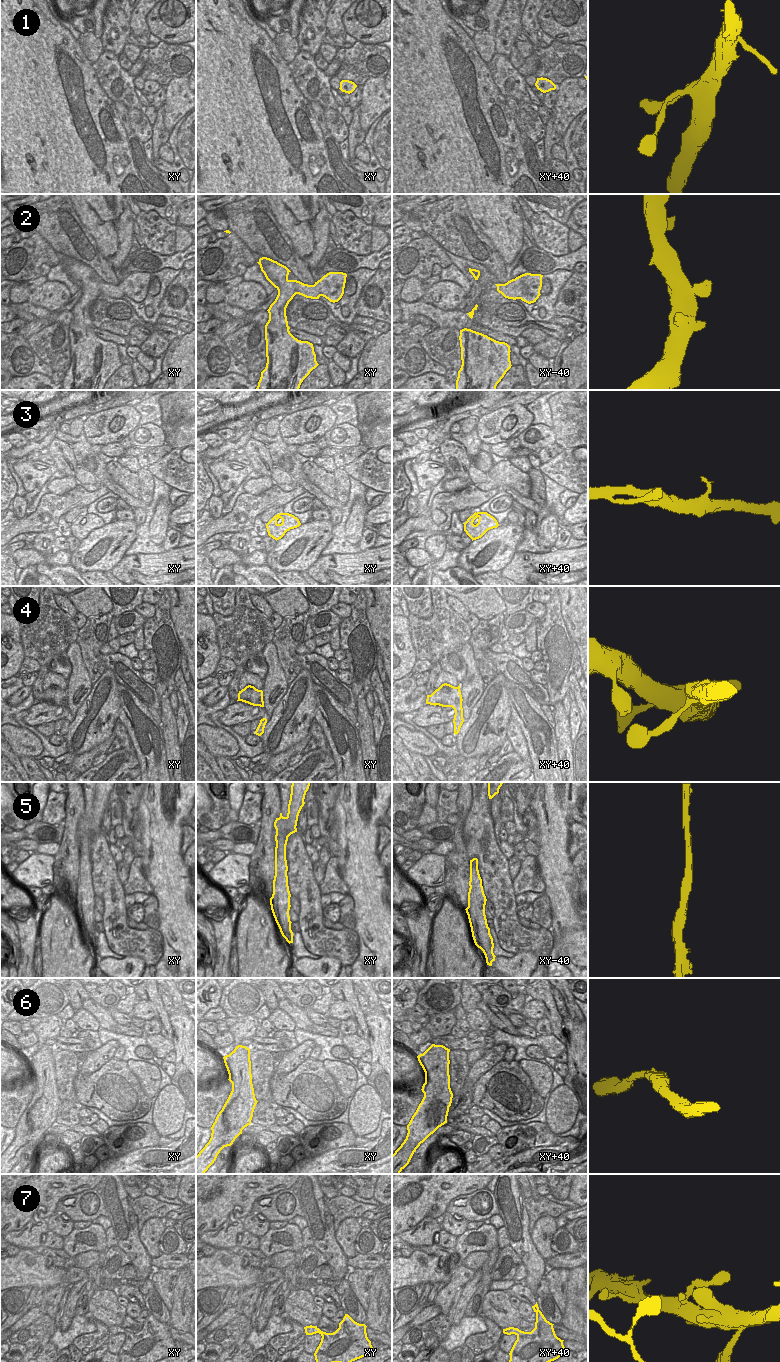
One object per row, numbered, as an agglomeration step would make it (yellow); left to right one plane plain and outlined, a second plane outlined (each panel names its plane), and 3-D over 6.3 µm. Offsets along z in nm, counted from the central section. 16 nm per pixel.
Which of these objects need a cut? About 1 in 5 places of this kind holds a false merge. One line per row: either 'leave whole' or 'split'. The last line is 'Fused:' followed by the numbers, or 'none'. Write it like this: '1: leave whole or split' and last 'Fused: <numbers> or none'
1: leave whole
2: leave whole
3: leave whole
4: leave whole
5: leave whole
6: leave whole
7: leave whole
Fused: none

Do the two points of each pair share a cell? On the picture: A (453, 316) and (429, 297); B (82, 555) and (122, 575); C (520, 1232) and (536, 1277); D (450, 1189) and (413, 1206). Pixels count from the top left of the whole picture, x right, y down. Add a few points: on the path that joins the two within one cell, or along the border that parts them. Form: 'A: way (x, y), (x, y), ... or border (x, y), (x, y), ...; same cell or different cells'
A: border (424, 301), (444, 310), (456, 309); different cells
B: border (124, 555), (110, 570); different cells
C: way (521, 1243), (535, 1266); same cell
D: way (441, 1190), (429, 1190), (422, 1197); same cell

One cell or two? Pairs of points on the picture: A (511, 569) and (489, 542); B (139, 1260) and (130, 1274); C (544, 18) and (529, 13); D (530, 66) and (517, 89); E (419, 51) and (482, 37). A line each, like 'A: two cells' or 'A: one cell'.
A: two cells
B: two cells
C: two cells
D: two cells
E: two cells

